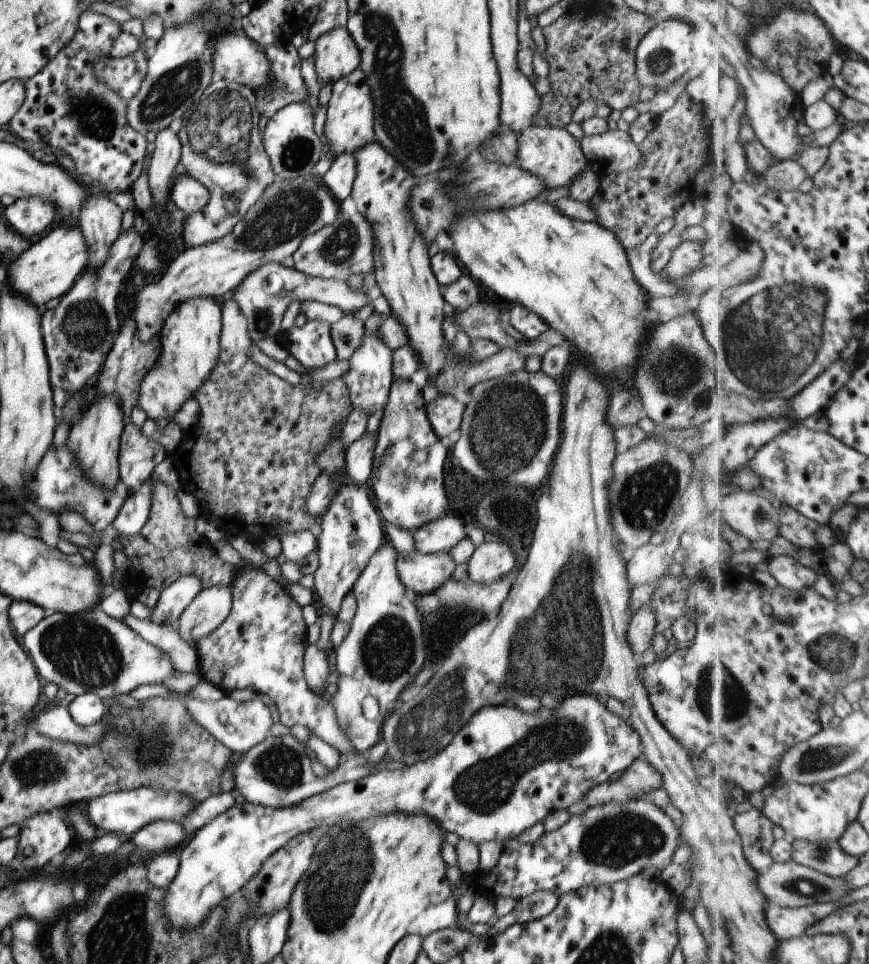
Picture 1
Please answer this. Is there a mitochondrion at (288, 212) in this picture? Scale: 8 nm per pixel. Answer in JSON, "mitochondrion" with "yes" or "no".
{"mitochondrion":"yes"}

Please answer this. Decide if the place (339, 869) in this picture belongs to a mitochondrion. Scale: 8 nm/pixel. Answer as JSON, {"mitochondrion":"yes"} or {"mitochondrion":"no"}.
{"mitochondrion":"yes"}

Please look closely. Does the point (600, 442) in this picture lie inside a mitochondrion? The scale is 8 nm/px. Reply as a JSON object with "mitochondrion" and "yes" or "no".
{"mitochondrion":"no"}

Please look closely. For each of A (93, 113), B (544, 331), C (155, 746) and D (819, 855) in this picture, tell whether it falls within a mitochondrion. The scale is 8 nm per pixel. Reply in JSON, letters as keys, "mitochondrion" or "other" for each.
{"A":"mitochondrion","B":"other","C":"mitochondrion","D":"mitochondrion"}

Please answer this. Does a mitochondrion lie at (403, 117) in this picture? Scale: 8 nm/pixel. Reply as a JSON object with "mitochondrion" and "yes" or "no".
{"mitochondrion":"yes"}

